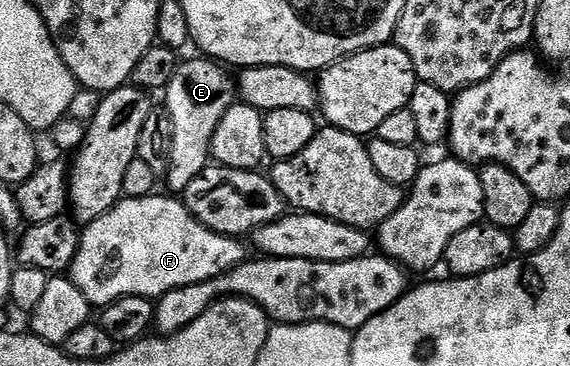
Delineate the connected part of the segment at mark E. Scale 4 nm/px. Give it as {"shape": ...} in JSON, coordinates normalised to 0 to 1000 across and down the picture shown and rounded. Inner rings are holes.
{"shape":[[[323,158],[289,243],[289,301],[300,317],[300,415],[293,423],[289,486],[291,519],[300,527],[332,516],[339,484],[363,459],[370,434],[374,363],[381,358],[388,320],[395,320],[398,301],[416,276],[416,227],[404,205],[407,197],[379,164],[347,158]]]}

